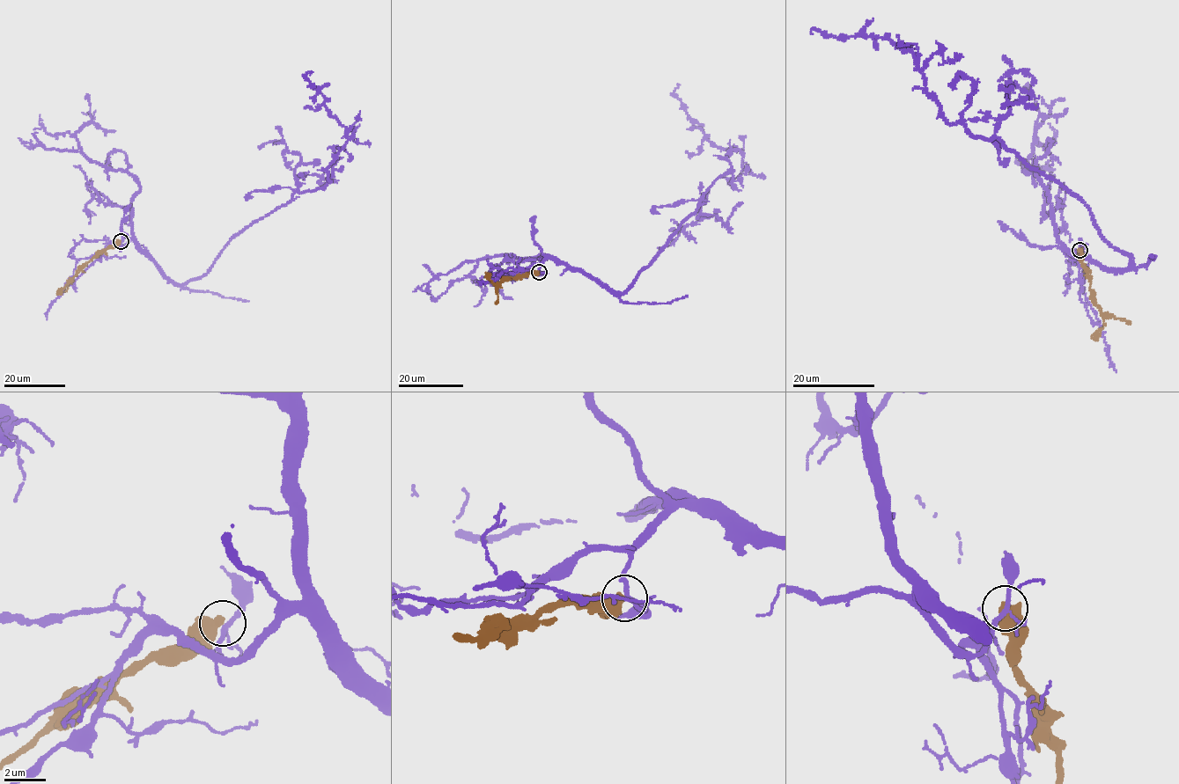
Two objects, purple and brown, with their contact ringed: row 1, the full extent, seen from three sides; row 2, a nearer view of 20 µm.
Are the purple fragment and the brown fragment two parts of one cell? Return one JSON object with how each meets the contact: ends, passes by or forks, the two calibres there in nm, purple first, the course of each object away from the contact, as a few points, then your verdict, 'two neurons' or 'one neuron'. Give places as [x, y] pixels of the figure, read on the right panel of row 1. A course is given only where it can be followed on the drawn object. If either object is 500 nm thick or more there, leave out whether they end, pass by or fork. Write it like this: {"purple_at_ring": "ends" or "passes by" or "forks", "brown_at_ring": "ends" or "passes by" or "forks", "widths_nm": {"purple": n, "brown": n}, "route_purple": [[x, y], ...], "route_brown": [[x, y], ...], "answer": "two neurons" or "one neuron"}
{"widths_nm": {"purple": 180, "brown": 600}, "route_purple": [[1079, 250], [1062, 248], [1131, 265], [1082, 201], [997, 137], [946, 121], [913, 54], [873, 35], [811, 33]], "route_brown": [[1079, 250], [1090, 278], [1091, 296], [1103, 317], [1104, 327], [1094, 340]], "answer": "two neurons"}

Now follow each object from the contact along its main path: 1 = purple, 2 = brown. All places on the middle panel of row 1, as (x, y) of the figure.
1: (539, 272), (553, 257), (622, 294), (728, 172), (724, 158), (737, 149), (703, 137), (674, 93), (676, 84)
2: (539, 272), (515, 278), (506, 277), (496, 284), (488, 273)

